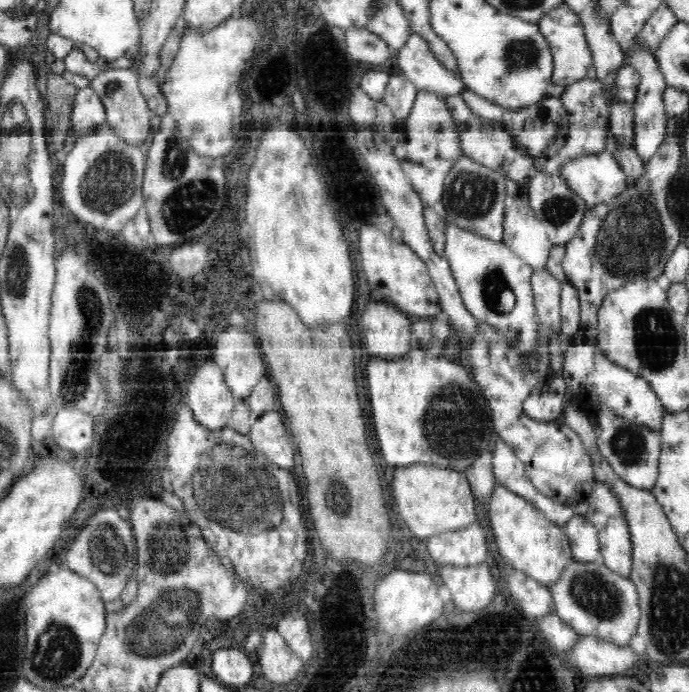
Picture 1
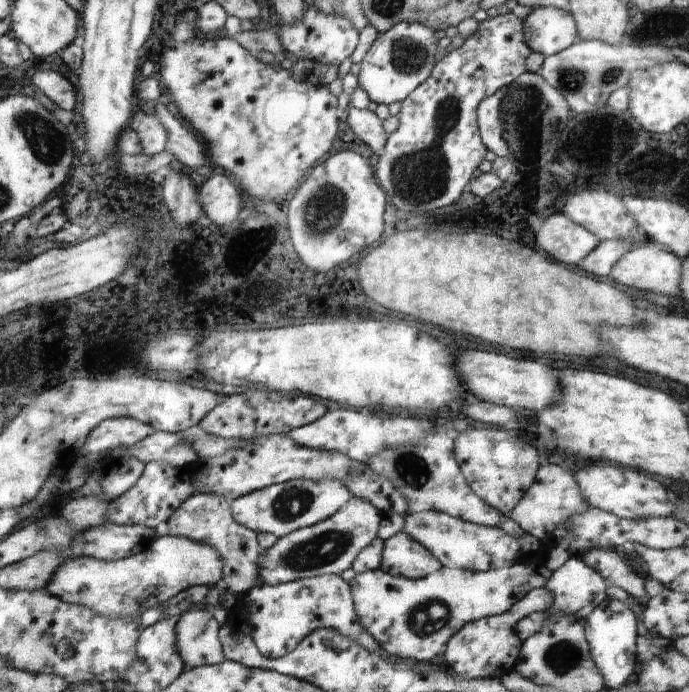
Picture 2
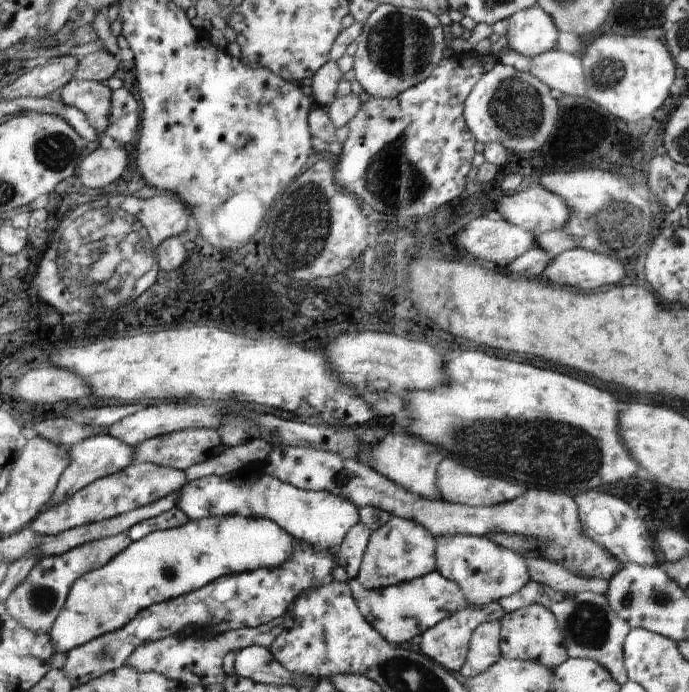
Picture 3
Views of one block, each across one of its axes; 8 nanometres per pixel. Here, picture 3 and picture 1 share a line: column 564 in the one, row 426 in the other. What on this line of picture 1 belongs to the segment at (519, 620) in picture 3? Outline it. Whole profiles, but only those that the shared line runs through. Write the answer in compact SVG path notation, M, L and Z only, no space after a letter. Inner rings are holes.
M578 330L564 354L561 377L565 387L574 390L580 386L588 392L596 392L598 400L606 404L606 408L618 413L618 417L622 417L622 420L631 421L636 426L646 426L660 433L664 421L663 406L650 383L626 367L618 366L606 358L598 348L597 345L586 340L583 332Z

